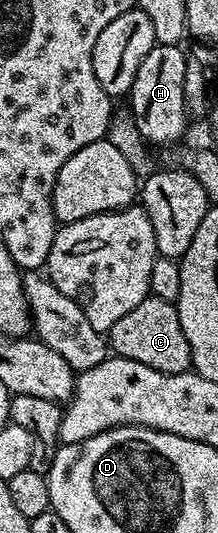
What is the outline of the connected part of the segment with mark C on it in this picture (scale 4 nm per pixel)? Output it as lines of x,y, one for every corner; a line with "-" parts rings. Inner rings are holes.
153,296
140,300
132,312
120,316
120,320
112,324
108,331
108,346
117,357
148,364
148,368
156,368
156,372
185,374
192,366
188,336
184,336
184,328
180,328
177,305

